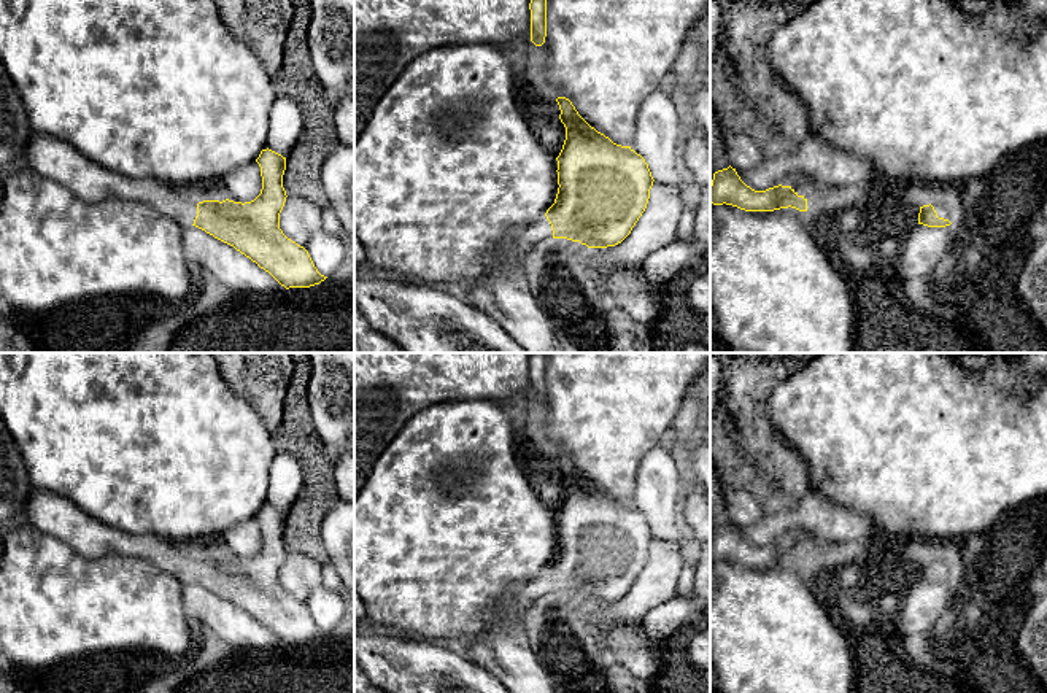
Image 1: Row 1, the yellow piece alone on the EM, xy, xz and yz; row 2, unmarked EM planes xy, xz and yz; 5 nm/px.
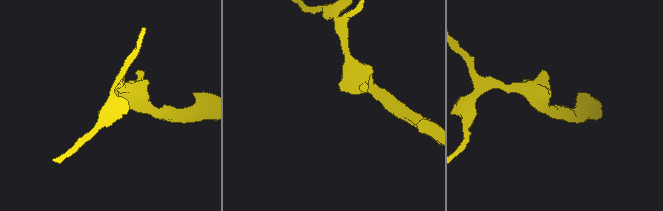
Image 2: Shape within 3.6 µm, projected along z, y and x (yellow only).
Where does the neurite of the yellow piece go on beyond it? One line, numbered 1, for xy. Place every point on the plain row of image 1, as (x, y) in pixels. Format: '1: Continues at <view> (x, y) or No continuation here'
1: Continues at xy (59, 517)

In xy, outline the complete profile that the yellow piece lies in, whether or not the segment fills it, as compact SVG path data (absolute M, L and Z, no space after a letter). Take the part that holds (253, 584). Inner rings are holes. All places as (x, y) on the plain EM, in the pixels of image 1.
M32 490L24 517L30 526L86 558L110 553L138 556L183 583L195 582L249 614L286 645L310 644L327 634L318 628L308 607L280 585L288 553L283 544L286 513L269 504L256 515L262 532L261 550L245 559L229 555L197 559L187 548L157 534L129 534L105 525L48 490Z

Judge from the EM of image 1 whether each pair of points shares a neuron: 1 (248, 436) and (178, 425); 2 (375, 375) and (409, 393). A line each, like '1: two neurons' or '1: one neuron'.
1: one neuron
2: one neuron

